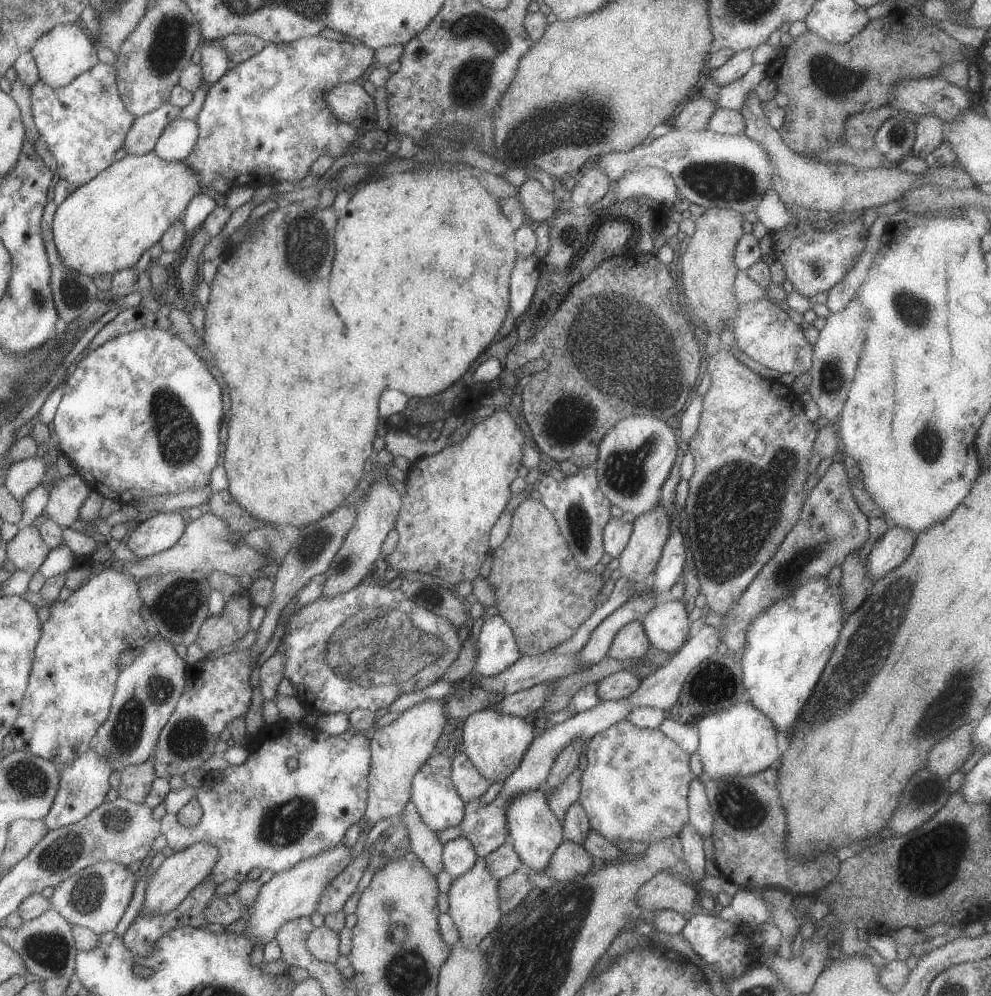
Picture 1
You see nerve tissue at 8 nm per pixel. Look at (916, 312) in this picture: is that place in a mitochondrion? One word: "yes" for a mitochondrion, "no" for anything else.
yes

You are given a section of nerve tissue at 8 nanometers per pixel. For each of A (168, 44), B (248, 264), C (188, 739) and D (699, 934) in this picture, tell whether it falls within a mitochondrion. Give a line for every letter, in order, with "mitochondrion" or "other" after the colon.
A: mitochondrion
B: other
C: mitochondrion
D: other

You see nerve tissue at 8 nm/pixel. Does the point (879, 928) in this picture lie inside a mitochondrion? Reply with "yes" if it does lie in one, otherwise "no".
no

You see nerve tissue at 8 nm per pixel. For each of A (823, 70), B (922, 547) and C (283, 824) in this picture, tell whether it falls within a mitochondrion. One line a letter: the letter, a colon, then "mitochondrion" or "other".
A: mitochondrion
B: other
C: mitochondrion

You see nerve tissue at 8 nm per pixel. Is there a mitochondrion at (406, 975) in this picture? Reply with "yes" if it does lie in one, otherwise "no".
yes

